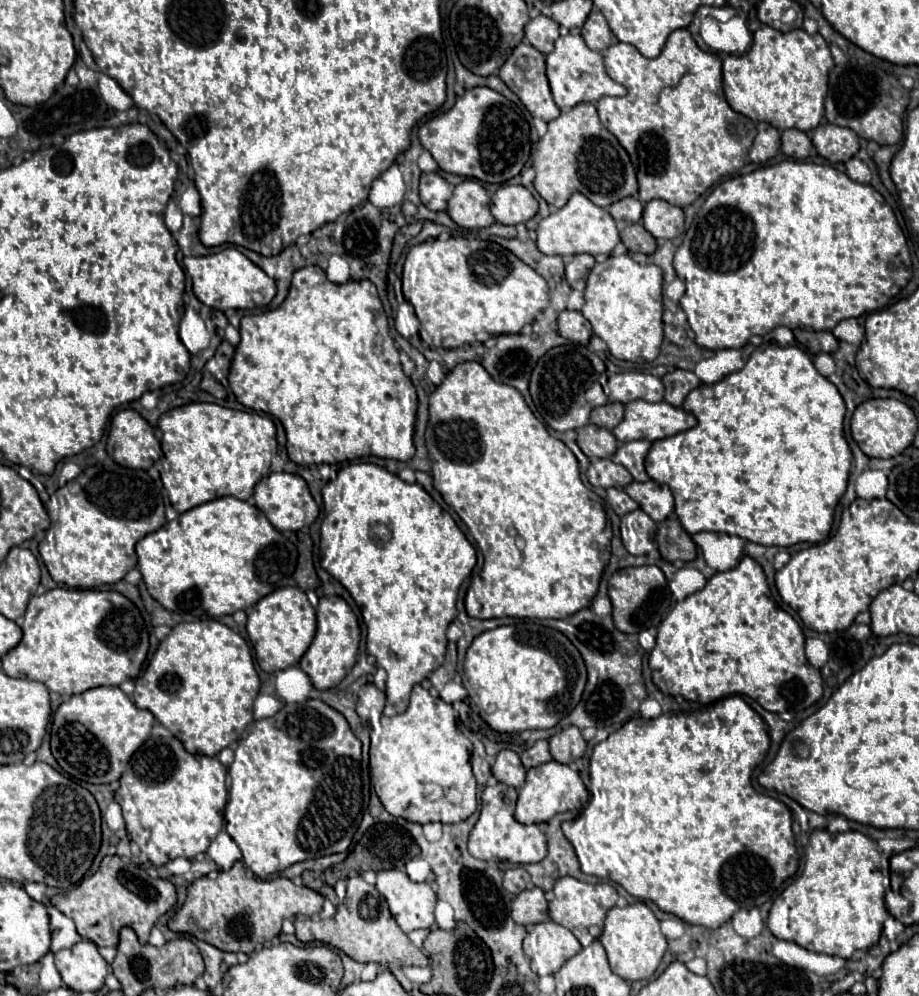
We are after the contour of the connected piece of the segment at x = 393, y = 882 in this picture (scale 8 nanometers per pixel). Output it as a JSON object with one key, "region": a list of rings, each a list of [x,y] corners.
{"region":[[[382,870],[376,874],[376,888],[388,900],[398,926],[408,934],[418,928],[434,928],[436,894],[426,882],[412,882],[402,870]]]}

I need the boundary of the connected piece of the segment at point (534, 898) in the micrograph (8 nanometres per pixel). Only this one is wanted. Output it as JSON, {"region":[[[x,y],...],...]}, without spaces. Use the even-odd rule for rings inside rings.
{"region":[[[532,888],[520,892],[512,902],[512,918],[516,924],[530,926],[548,920],[548,902],[544,890]]]}

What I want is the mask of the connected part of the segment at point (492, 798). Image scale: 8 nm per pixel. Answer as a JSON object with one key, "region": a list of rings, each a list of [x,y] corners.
{"region":[[[498,782],[496,786],[486,786],[482,792],[482,810],[478,822],[474,824],[468,838],[468,852],[480,860],[508,860],[514,864],[540,862],[546,856],[546,836],[538,826],[524,826],[514,818],[516,790]]]}

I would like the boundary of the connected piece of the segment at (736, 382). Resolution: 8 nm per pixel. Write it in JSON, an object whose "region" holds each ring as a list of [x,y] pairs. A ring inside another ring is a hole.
{"region":[[[772,342],[758,346],[748,362],[744,364],[742,370],[736,370],[722,378],[716,384],[700,384],[696,390],[688,394],[682,406],[686,412],[694,414],[698,424],[690,430],[684,430],[680,434],[656,440],[646,456],[646,472],[648,476],[658,482],[666,484],[676,500],[676,514],[680,518],[680,524],[688,534],[698,534],[698,532],[724,532],[732,536],[740,536],[744,540],[762,544],[762,546],[792,546],[798,542],[822,542],[828,538],[832,522],[834,522],[834,508],[840,502],[840,498],[846,492],[846,482],[850,474],[850,464],[852,464],[852,452],[844,436],[844,414],[846,414],[846,404],[836,386],[824,378],[812,364],[810,356],[798,348],[798,346],[776,346]]]}

